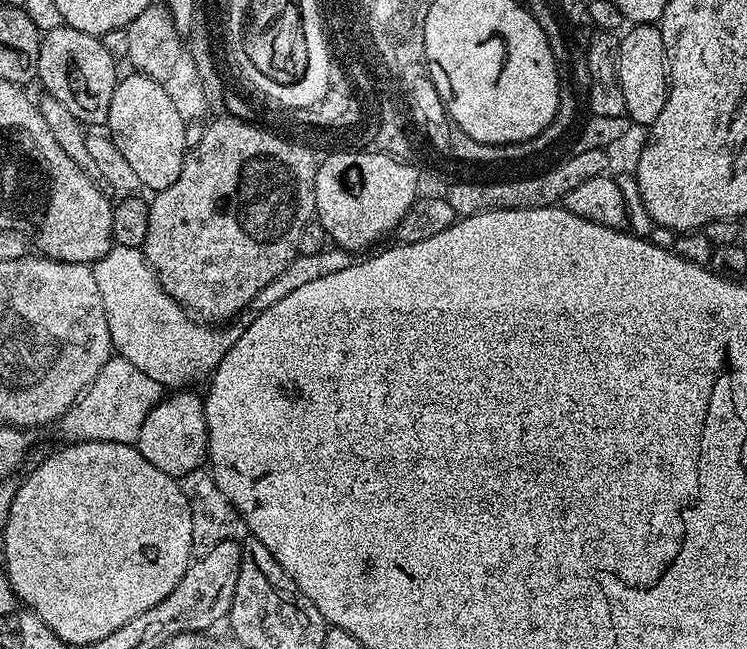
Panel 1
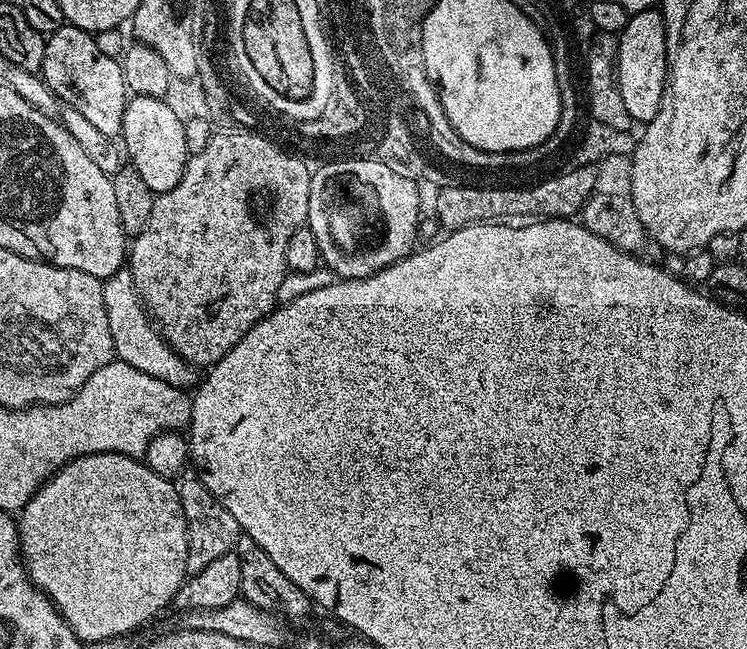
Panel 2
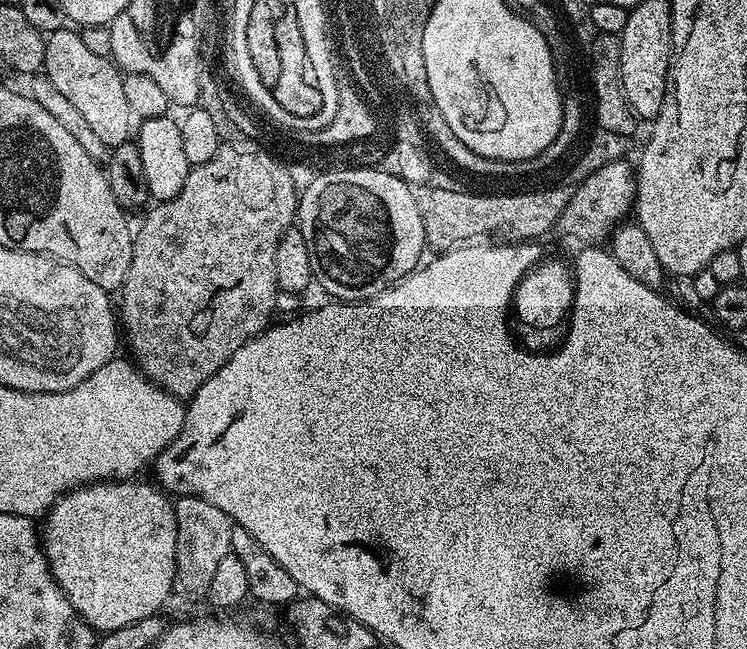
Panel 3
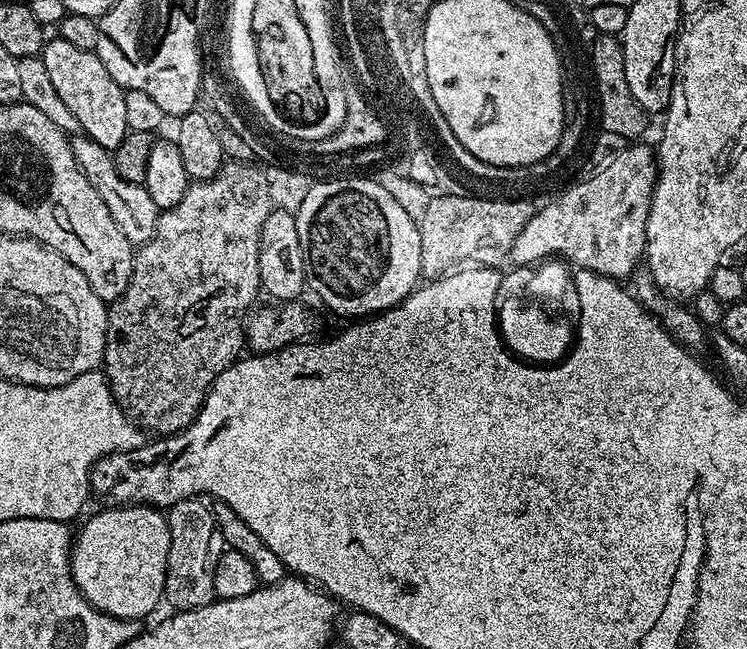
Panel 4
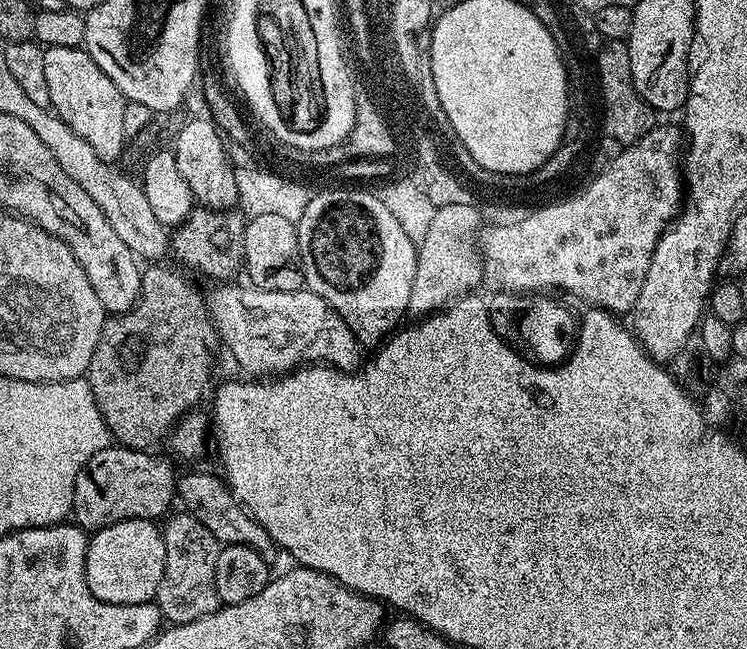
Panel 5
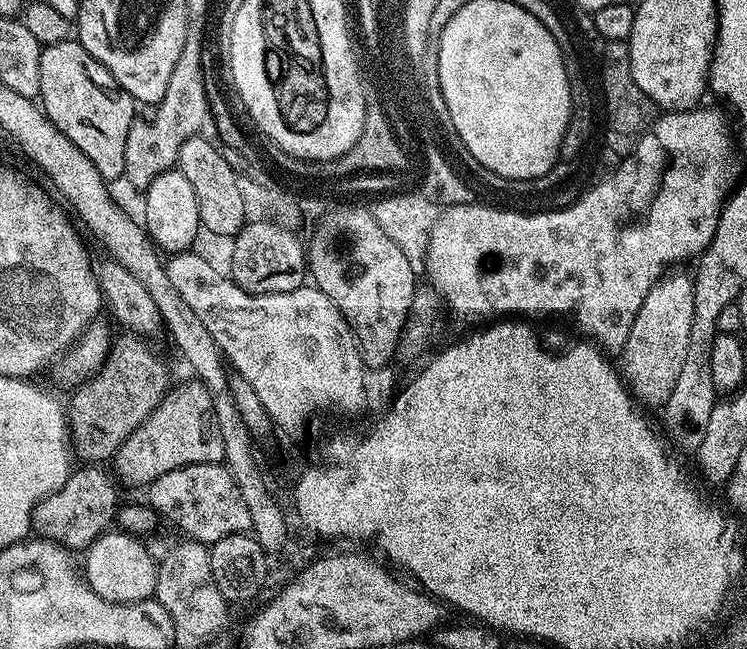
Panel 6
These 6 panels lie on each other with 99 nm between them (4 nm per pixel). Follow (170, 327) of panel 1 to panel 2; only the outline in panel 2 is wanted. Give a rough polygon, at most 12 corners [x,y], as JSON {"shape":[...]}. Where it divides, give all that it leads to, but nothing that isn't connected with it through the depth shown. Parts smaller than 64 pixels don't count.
{"shape":[[120,269],[103,281],[115,359],[195,389],[197,369],[166,343]]}

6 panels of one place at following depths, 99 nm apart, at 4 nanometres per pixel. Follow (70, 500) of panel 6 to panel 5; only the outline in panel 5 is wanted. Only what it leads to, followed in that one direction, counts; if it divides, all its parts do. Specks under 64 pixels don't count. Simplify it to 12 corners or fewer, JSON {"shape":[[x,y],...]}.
{"shape":[[98,450],[74,482],[85,532],[159,521],[177,495],[166,457]]}

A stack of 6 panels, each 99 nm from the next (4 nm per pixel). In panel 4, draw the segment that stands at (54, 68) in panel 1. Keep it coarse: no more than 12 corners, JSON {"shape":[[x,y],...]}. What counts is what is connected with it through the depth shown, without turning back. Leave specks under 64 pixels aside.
{"shape":[[53,38],[42,59],[80,132],[129,132],[125,89],[96,53]]}

